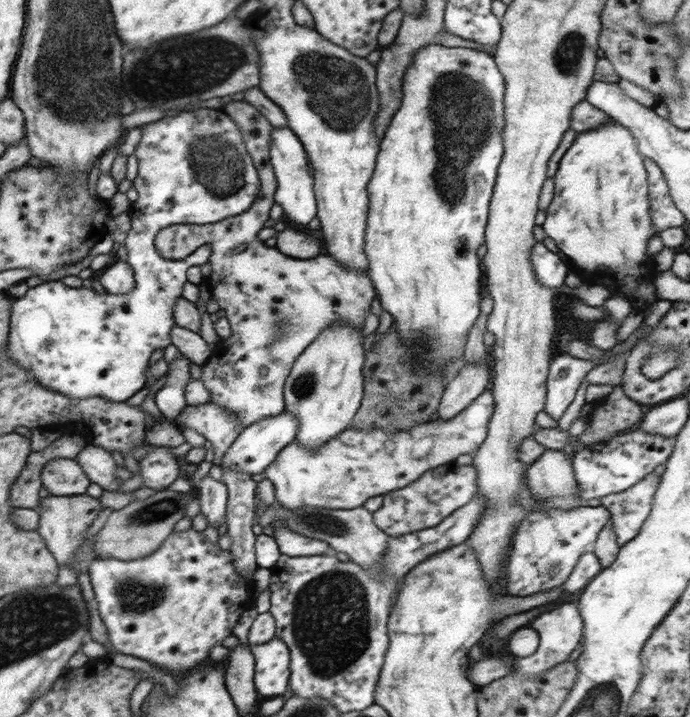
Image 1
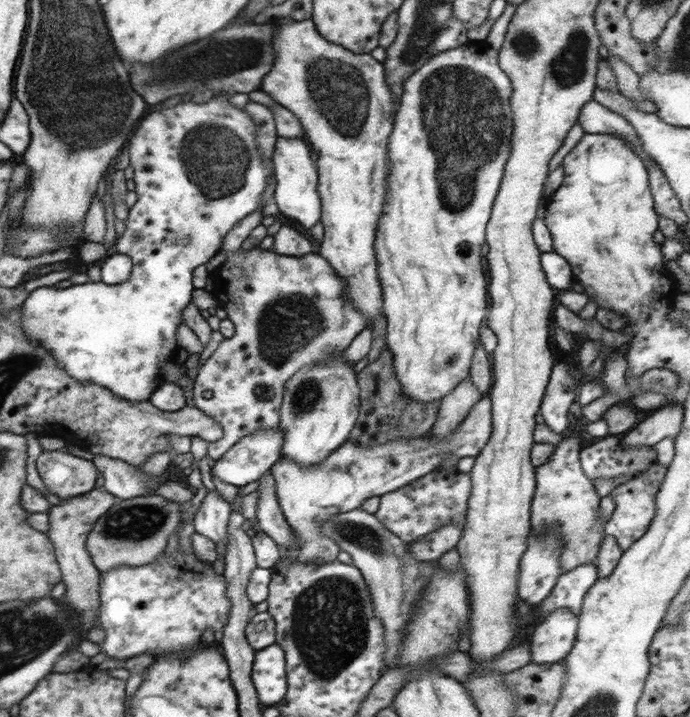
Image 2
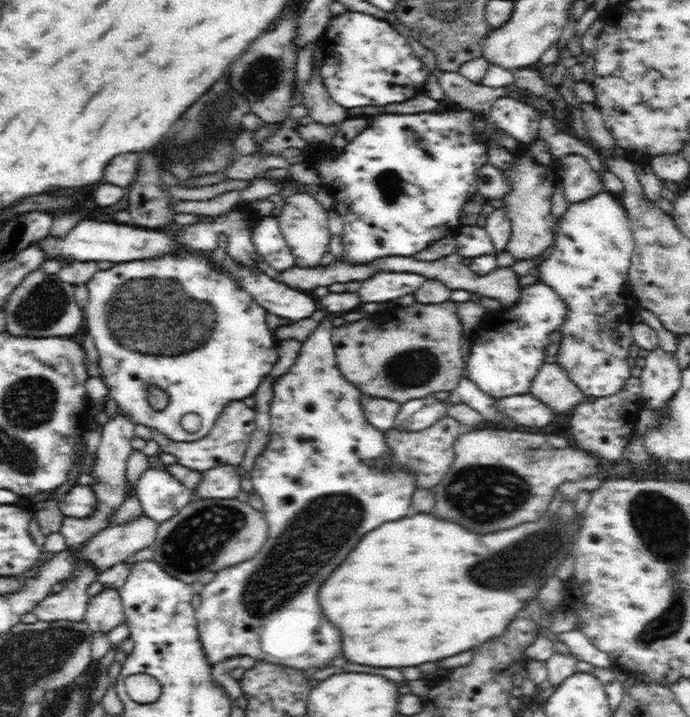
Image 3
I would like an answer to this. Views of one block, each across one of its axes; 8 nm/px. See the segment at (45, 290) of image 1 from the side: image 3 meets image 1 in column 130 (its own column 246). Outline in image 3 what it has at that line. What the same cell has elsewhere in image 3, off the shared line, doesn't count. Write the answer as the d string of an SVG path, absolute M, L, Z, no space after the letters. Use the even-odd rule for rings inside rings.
M234 206L212 220L182 225L175 231L168 228L167 232L174 234L183 245L179 256L116 263L107 270L95 272L86 283L89 302L84 311L84 328L94 338L98 350L99 377L108 388L105 399L116 402L117 412L127 414L134 424L155 428L176 442L204 438L224 406L230 401L246 401L246 396L254 396L262 376L273 369L278 358L278 340L274 340L275 335L270 334L266 325L267 311L228 273L220 272L212 261L200 254L200 250L224 248L240 266L256 266L261 256L252 241L252 229L246 228L246 218L250 217L254 220L263 218L251 208ZM150 384L156 384L170 394L166 410L158 412L148 408L146 392ZM190 412L201 418L201 427L193 433L180 425L182 417Z

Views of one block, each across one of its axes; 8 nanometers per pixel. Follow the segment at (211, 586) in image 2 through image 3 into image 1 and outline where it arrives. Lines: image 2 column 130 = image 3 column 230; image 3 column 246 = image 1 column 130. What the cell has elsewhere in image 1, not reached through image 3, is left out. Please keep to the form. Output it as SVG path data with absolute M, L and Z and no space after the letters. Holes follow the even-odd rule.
M194 529L174 532L156 553L131 561L98 558L88 561L86 568L92 581L99 614L108 627L110 646L120 654L150 662L155 668L172 672L188 672L209 661L210 649L232 635L232 629L244 610L252 603L247 584L236 574L230 551L206 540Z

